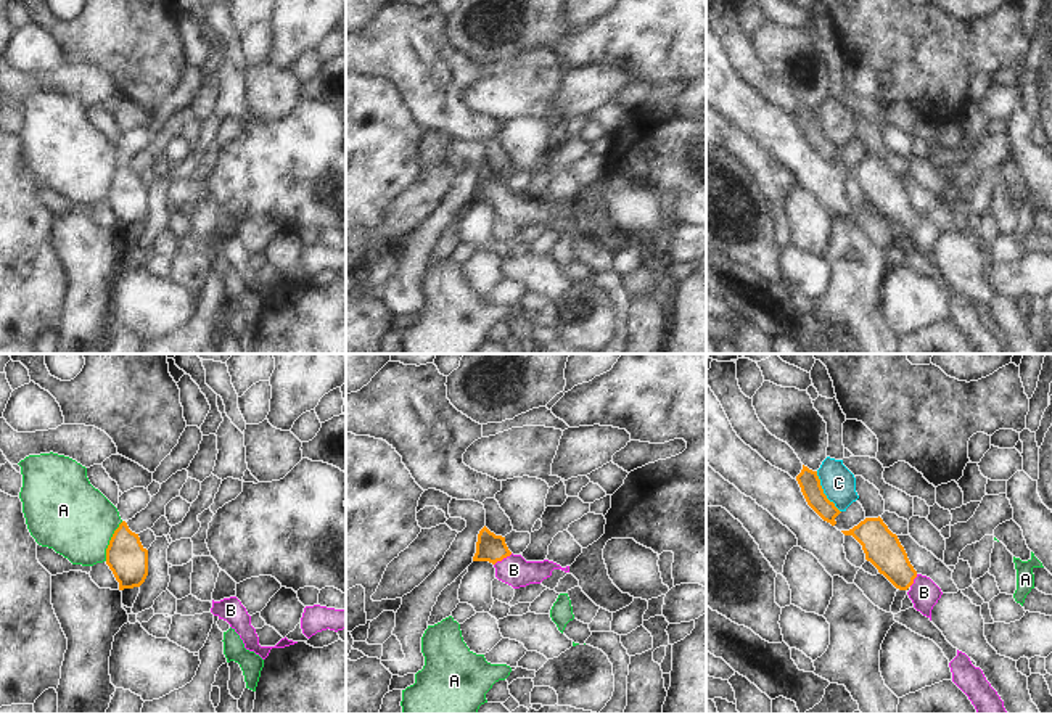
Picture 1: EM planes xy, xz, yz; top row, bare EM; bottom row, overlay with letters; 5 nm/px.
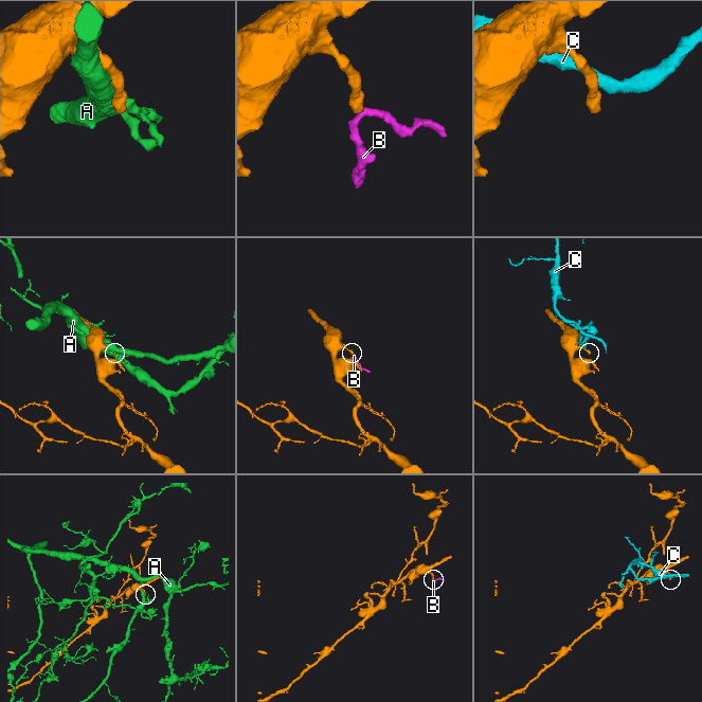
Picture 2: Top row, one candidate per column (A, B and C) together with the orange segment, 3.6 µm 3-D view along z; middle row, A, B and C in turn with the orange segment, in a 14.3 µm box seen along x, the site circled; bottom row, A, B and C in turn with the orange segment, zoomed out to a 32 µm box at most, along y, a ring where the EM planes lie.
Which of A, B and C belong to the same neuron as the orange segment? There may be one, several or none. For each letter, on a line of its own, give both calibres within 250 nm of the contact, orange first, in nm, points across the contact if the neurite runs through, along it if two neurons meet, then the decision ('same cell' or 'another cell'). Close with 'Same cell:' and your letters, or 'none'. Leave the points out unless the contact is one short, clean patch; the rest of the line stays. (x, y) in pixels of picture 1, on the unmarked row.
A: 200 nm thick on the orange side, 380 nm on the other; another cell
B: 140 nm thick on the orange side, 150 nm on the other; runs through xz (489, 187), (502, 198), (513, 209); same cell
C: 110 nm thick on the orange side, 170 nm on the other; another cell
Same cell: B

